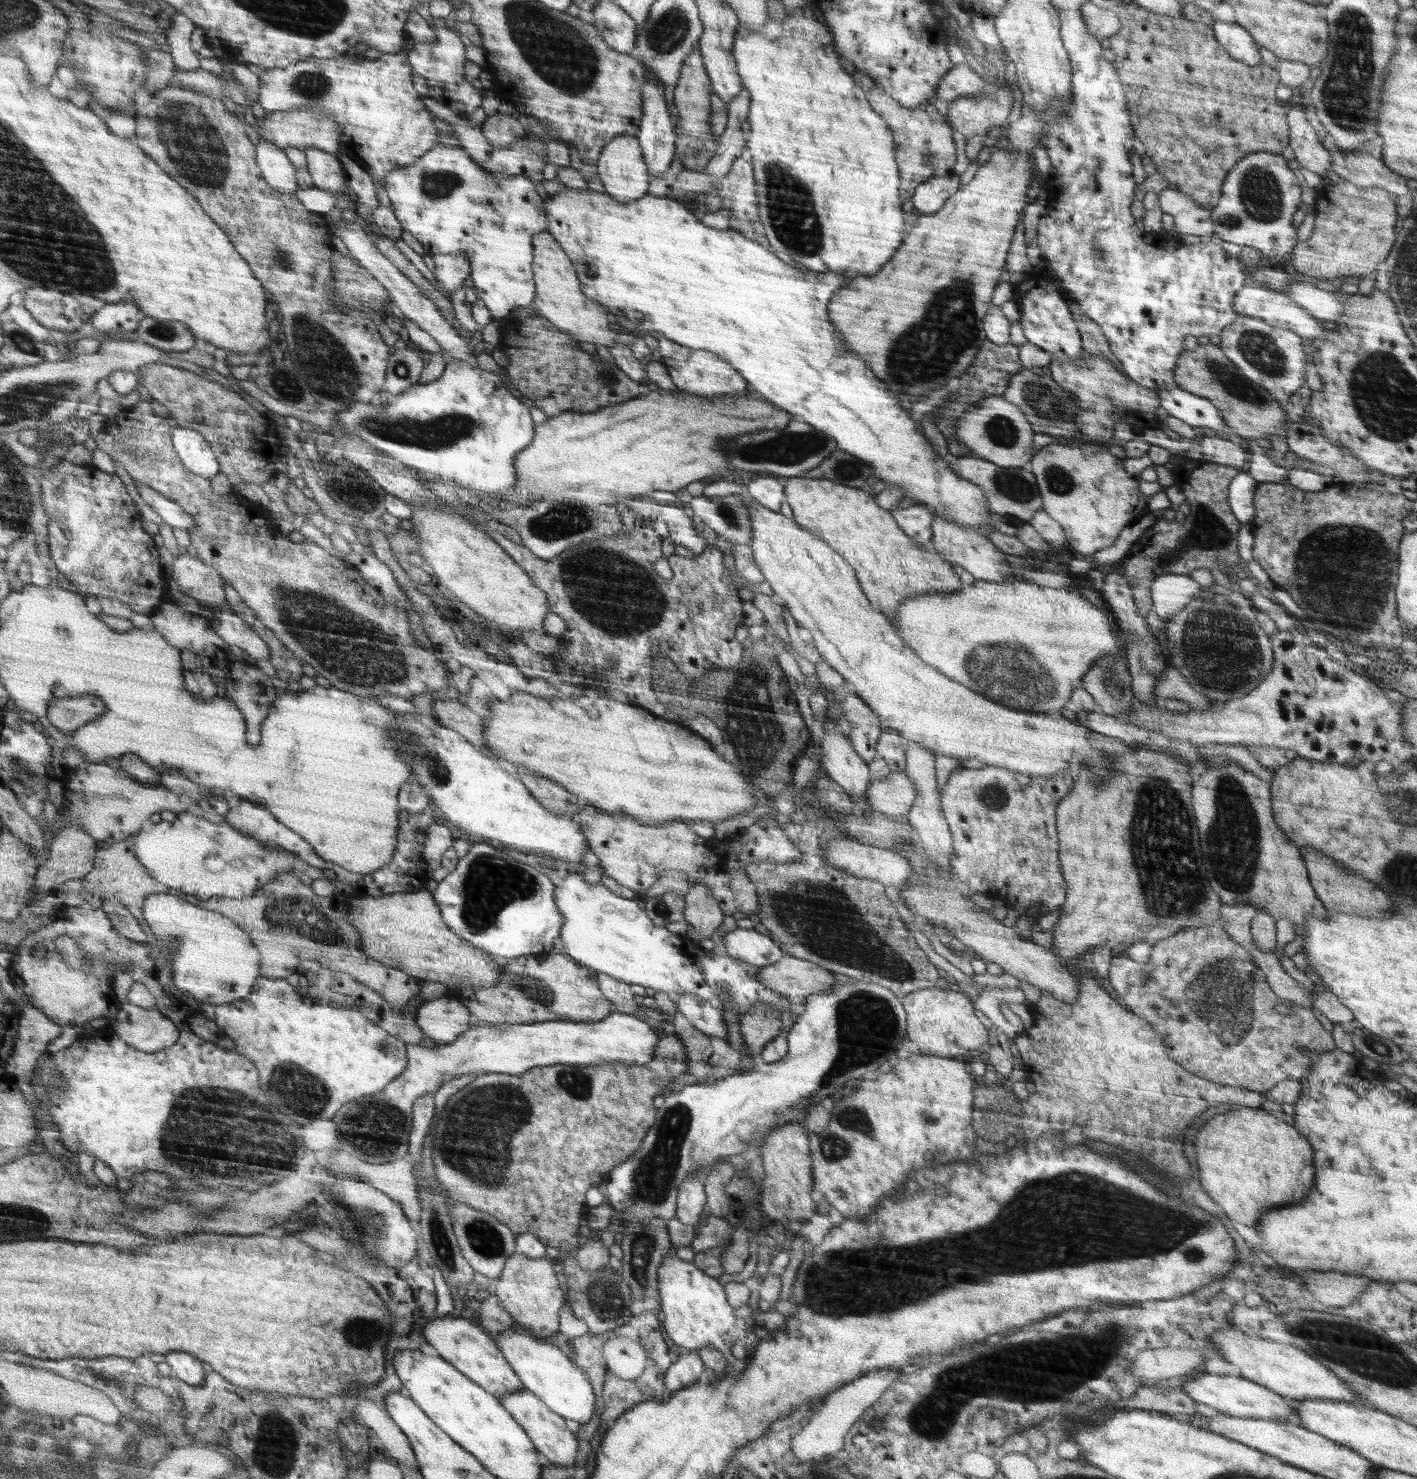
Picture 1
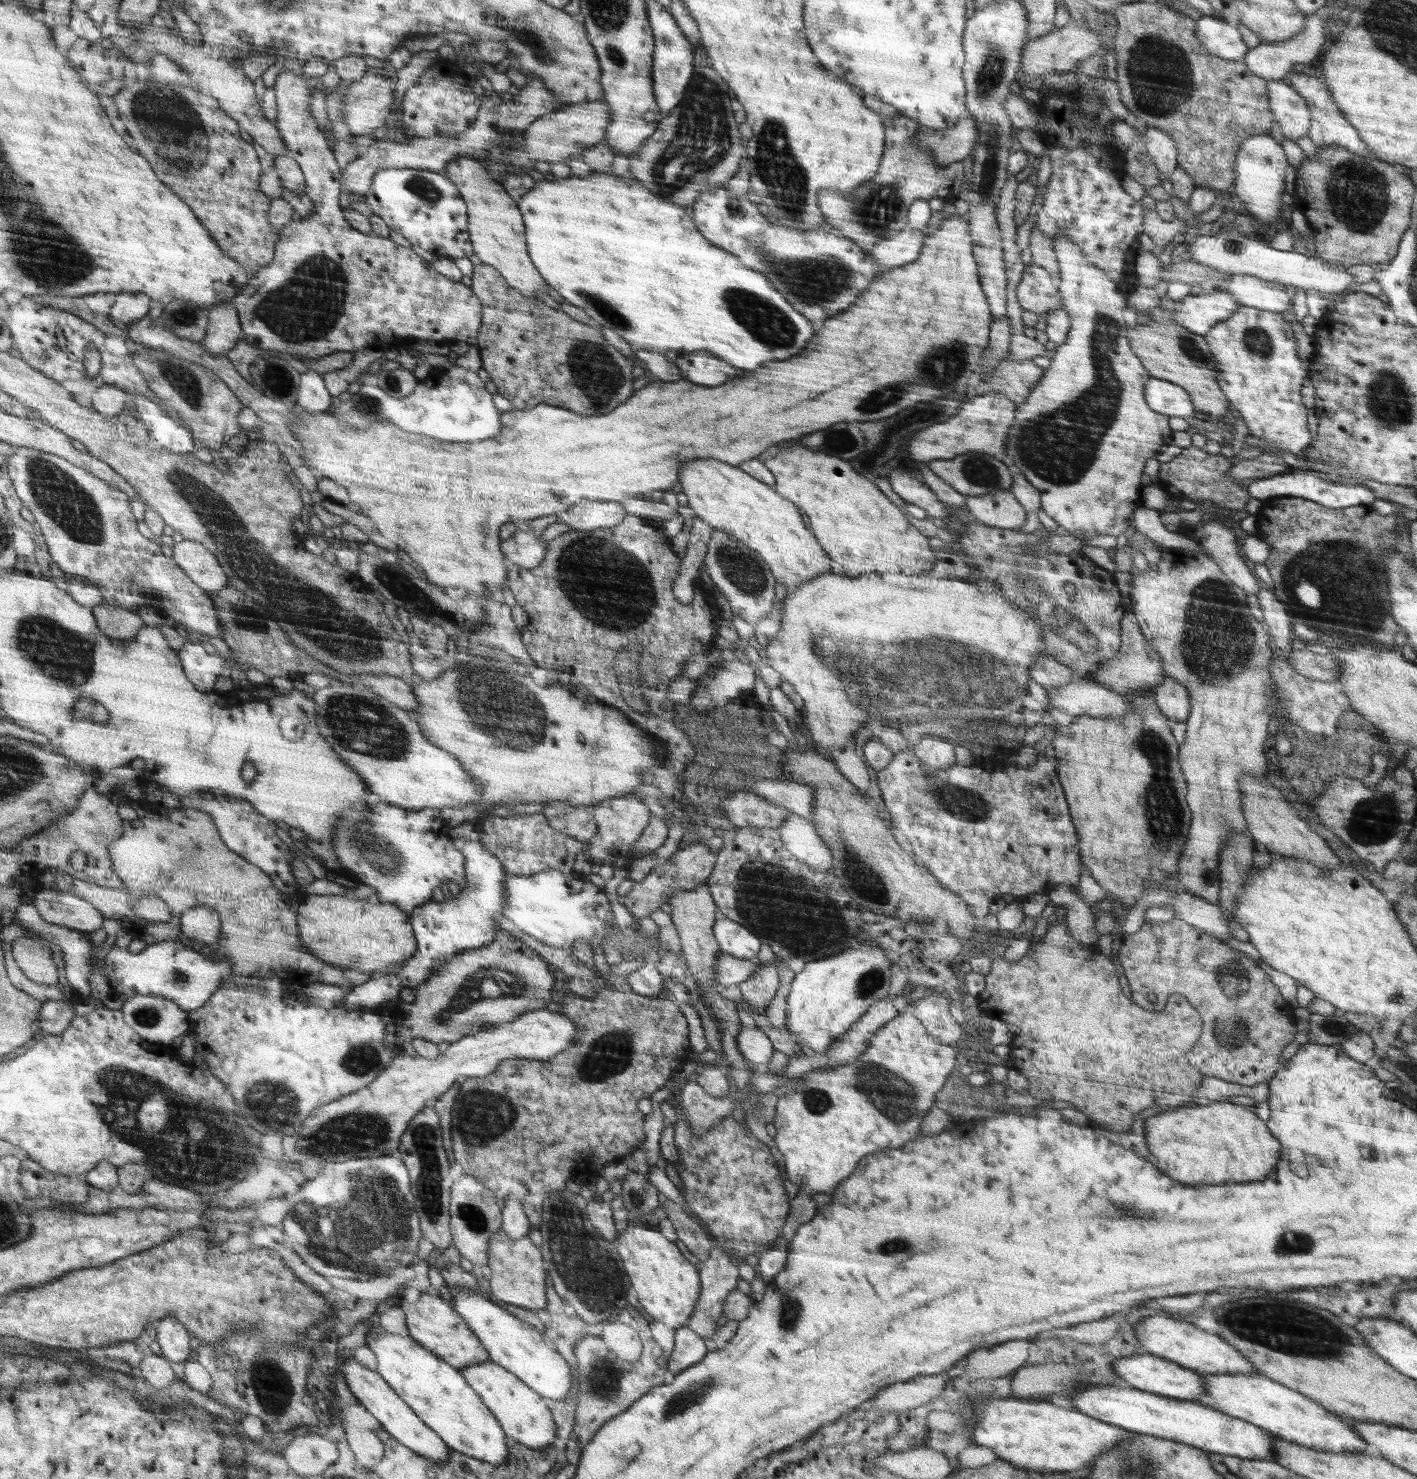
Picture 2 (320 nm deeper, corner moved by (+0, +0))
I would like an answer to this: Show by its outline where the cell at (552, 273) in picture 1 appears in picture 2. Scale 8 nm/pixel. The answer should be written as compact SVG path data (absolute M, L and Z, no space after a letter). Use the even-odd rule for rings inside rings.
M458 155L448 161L444 174L456 184L462 199L469 204L472 253L475 253L484 264L498 269L506 282L526 297L537 298L536 292L540 290L546 292L547 282L529 257L528 244L525 240L525 216L518 209L517 203L510 199L505 188L496 184L492 176L488 176L484 166L472 160L470 155Z

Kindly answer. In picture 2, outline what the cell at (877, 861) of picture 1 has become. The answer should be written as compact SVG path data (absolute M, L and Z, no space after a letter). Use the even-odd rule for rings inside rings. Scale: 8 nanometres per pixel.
M792 813L777 828L785 847L808 866L816 866L828 872L832 866L832 855L826 843L816 834L813 822Z

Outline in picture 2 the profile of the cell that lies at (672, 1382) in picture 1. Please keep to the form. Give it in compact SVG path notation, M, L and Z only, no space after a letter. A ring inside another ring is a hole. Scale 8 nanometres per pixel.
M687 1325L675 1328L673 1335L675 1341L669 1360L670 1377L700 1362L708 1352L703 1338Z

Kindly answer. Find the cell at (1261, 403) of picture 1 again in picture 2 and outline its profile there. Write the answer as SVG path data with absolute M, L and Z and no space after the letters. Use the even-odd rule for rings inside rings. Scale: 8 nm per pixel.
M1148 322L1128 328L1129 342L1151 376L1181 386L1192 399L1196 411L1208 414L1211 420L1228 419L1228 405L1217 383L1217 370L1205 338L1175 322Z

